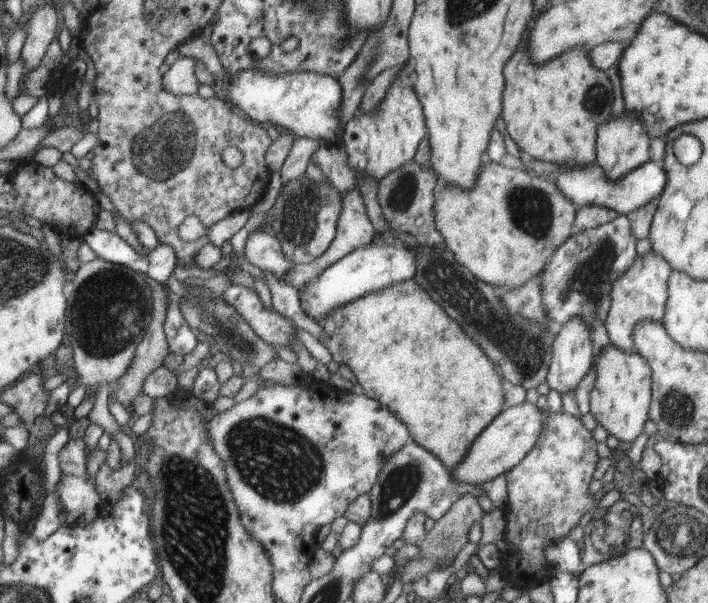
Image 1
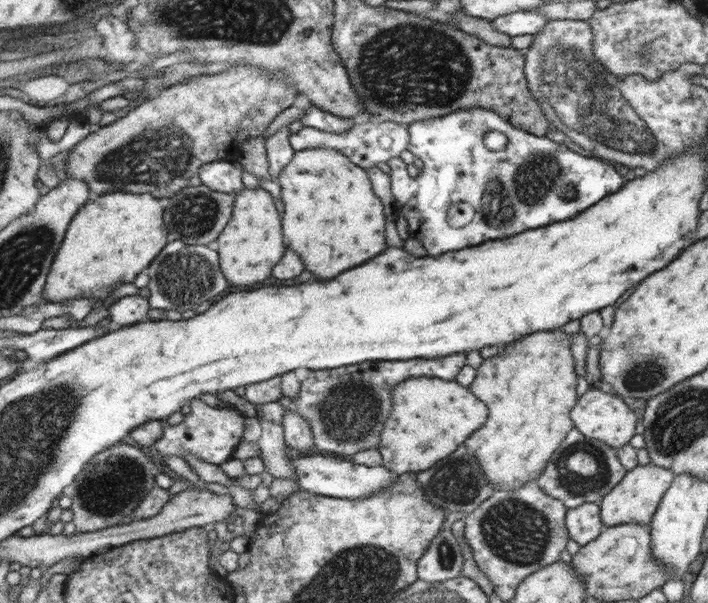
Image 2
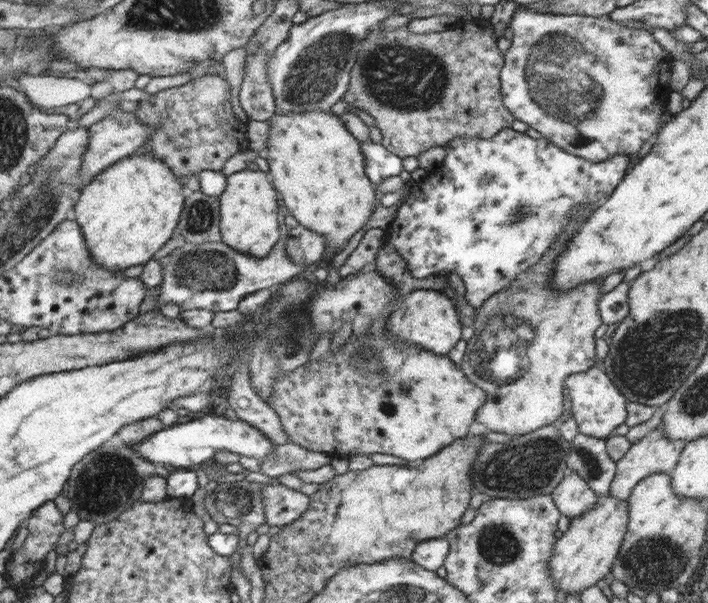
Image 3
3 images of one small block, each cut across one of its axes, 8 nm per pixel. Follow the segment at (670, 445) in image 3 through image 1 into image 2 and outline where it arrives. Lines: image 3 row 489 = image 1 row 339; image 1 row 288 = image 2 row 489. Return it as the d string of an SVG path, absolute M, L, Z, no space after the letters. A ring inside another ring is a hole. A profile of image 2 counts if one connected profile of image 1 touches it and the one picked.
M654 463L636 465L624 475L616 486L598 503L602 506L602 519L609 527L626 523L648 524L654 518L663 496L670 490L674 482L675 473Z

